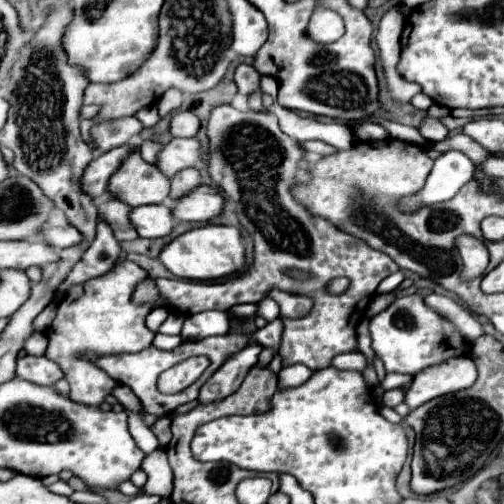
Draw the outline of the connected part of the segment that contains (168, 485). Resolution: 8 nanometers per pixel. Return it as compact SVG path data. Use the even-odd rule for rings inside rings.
M162 449L146 455L142 469L148 475L148 483L144 485L144 491L148 495L158 495L158 497L168 497L172 491L172 471L166 459L166 453Z

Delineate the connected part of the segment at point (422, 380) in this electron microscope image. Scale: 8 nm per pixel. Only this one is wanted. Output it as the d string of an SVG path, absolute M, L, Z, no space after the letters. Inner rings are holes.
M464 355L454 357L448 361L442 361L434 367L426 367L426 369L418 371L412 379L412 385L406 393L404 403L410 409L416 409L422 403L435 397L466 389L474 381L476 381L474 361L470 357L464 357Z

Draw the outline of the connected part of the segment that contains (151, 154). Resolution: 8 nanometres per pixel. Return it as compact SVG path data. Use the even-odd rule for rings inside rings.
M142 141L142 145L140 145L142 159L144 159L146 163L156 163L156 155L158 155L160 149L162 149L162 145L156 143L156 141Z

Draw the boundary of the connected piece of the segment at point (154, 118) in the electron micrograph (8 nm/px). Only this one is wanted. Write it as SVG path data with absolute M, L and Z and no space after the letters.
M150 105L150 107L142 107L138 113L136 113L136 119L144 125L144 127L152 127L160 121L160 115L158 115L158 107L156 105Z

